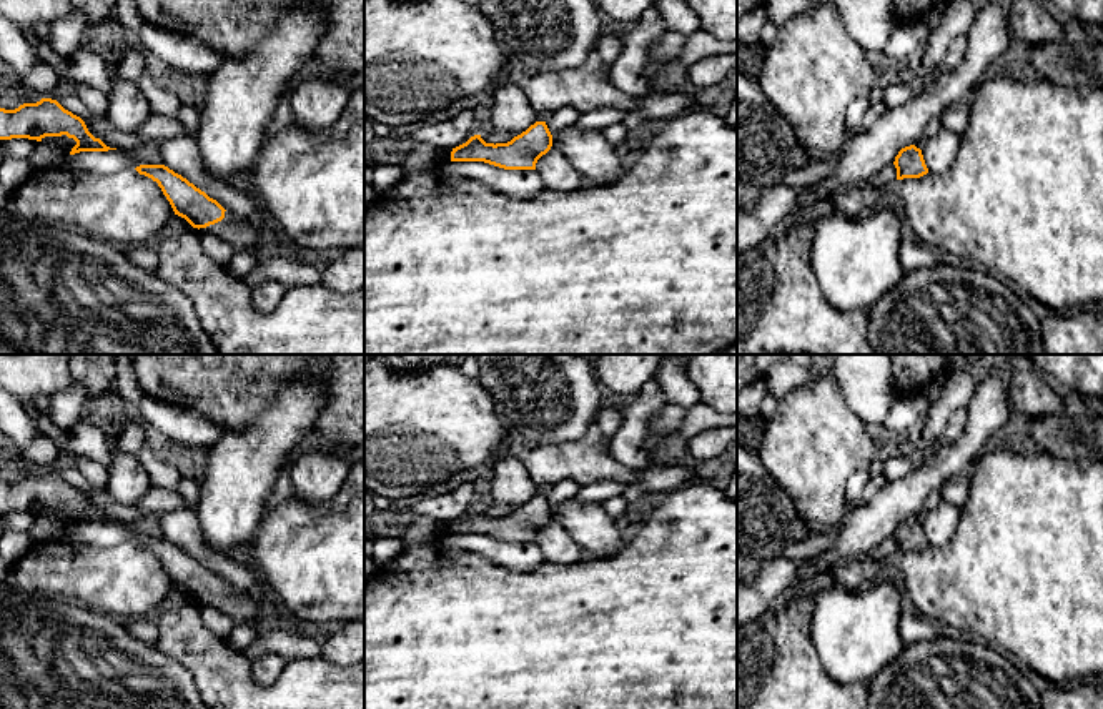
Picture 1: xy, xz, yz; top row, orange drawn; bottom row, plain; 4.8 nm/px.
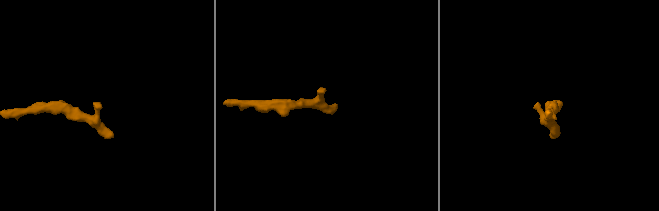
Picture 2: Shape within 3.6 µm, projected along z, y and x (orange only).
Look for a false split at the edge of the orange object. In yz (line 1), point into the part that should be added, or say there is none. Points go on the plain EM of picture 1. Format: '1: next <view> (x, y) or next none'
1: next none

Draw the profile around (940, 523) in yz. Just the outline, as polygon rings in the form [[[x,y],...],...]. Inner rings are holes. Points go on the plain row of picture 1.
[[[942,499],[938,506],[927,513],[927,518],[922,521],[922,528],[928,544],[945,546],[948,544],[958,526],[960,508]]]

